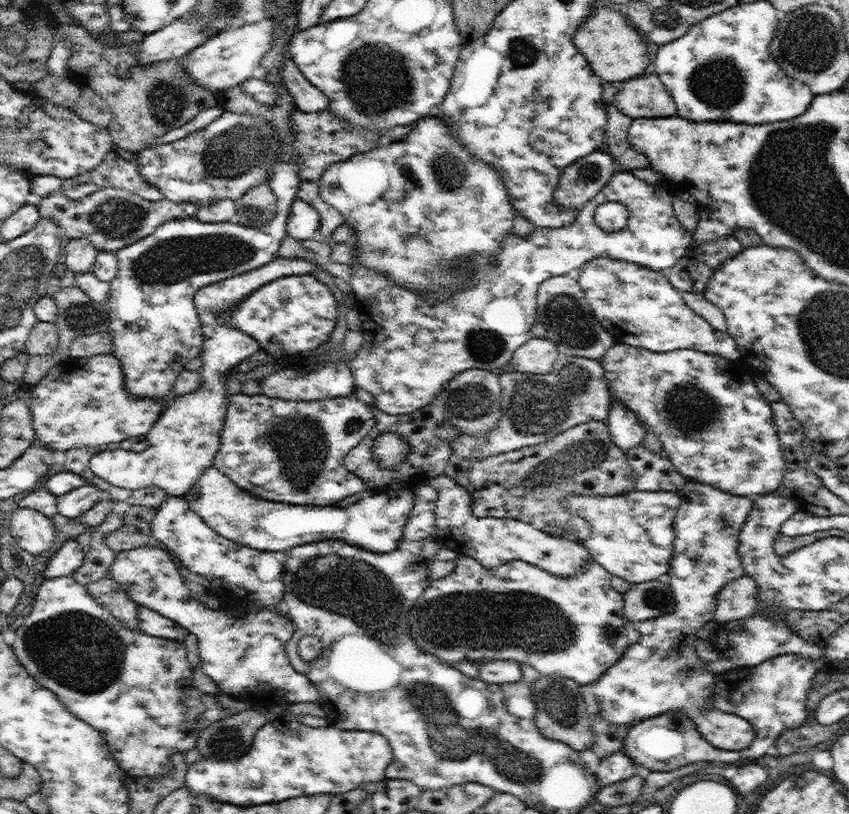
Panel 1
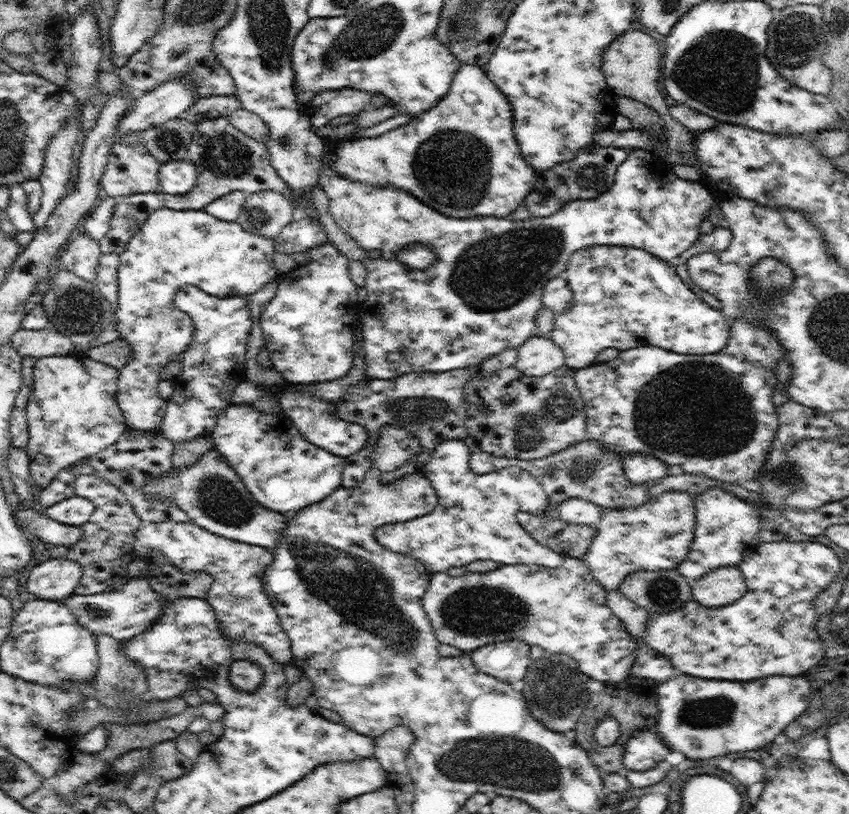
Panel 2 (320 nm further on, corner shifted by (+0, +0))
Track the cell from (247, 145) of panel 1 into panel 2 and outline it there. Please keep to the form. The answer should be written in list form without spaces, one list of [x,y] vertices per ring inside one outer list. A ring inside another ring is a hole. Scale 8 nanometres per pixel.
[[[191,160],[161,163],[158,173],[160,191],[169,195],[185,195],[197,185],[198,169]]]

